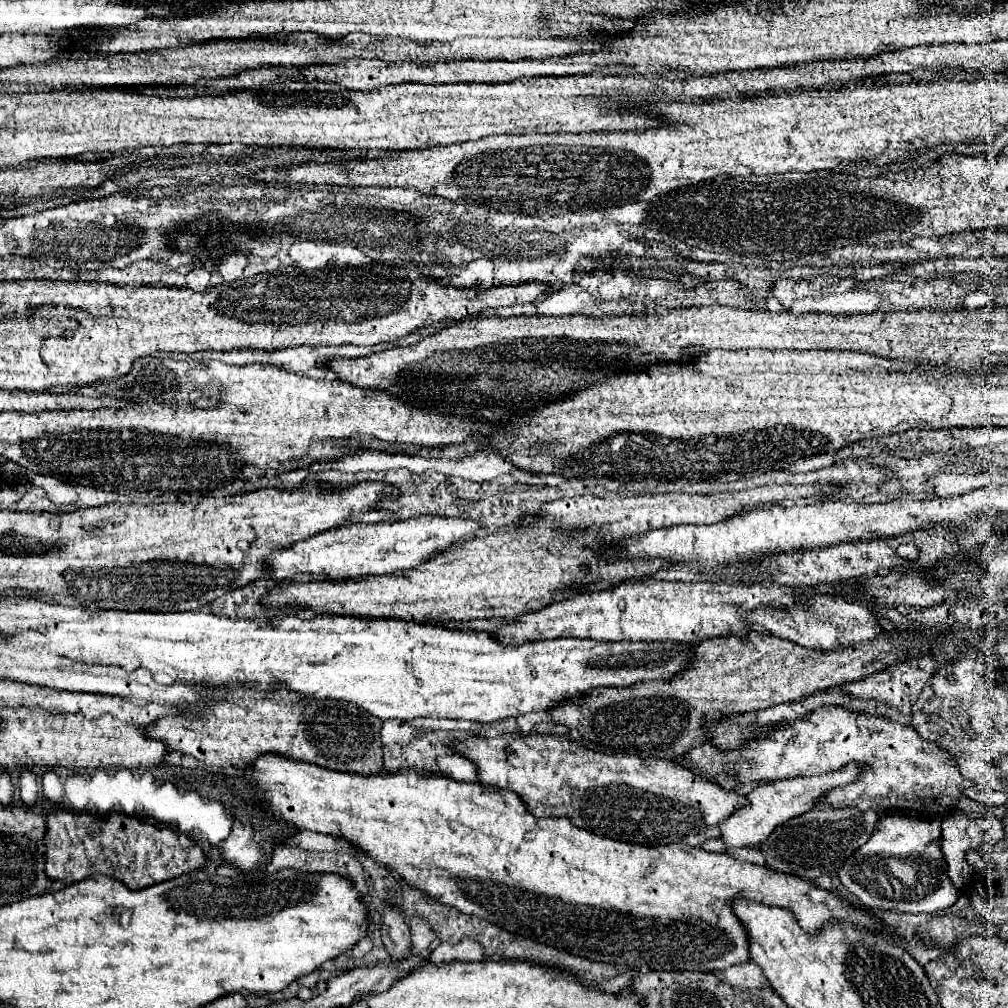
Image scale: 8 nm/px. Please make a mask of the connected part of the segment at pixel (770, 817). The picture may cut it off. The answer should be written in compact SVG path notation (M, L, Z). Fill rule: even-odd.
M853 761L839 771L831 771L831 773L817 775L817 777L791 777L791 779L779 779L779 781L771 781L771 783L759 783L747 795L749 805L745 805L745 809L741 809L741 813L735 813L735 817L729 817L729 821L725 821L725 825L721 825L721 839L725 839L727 847L755 847L761 841L765 841L773 833L773 829L777 829L779 825L817 807L827 791L831 791L835 787L845 787L845 785L857 781L859 773L861 773L861 765L857 765Z

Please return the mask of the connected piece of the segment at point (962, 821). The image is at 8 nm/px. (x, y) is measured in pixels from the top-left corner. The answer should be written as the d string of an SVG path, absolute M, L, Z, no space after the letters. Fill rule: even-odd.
M957 811L957 813L950 814L949 812L944 815L941 827L943 827L943 853L945 853L945 859L947 859L947 865L949 865L949 877L953 879L953 883L959 889L965 889L973 883L976 876L976 872L965 861L967 849L979 849L983 843L985 845L999 843L1005 837L1003 823L999 819L993 819L993 817L989 817L989 819L972 819L968 815Z

